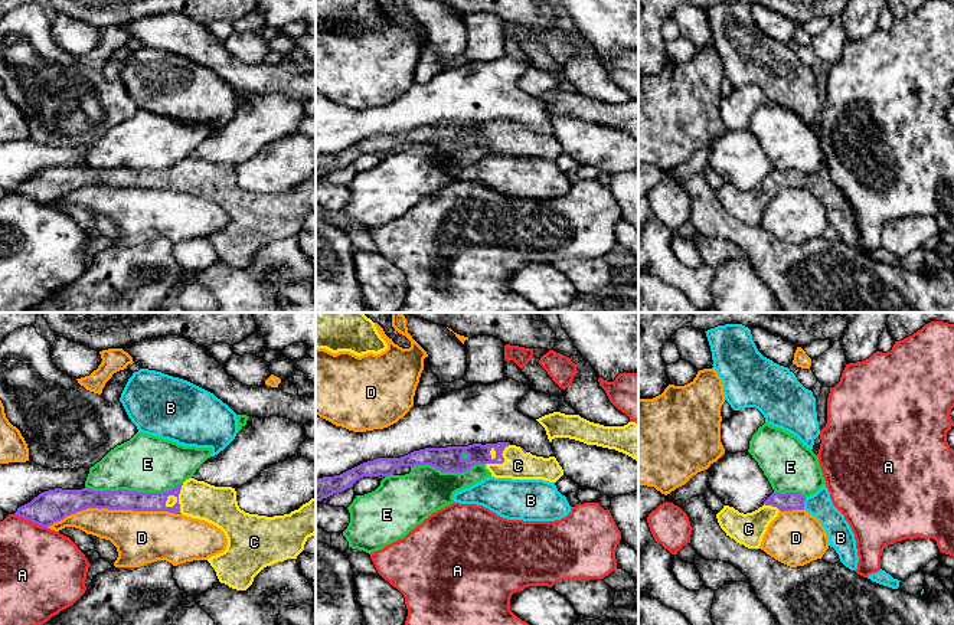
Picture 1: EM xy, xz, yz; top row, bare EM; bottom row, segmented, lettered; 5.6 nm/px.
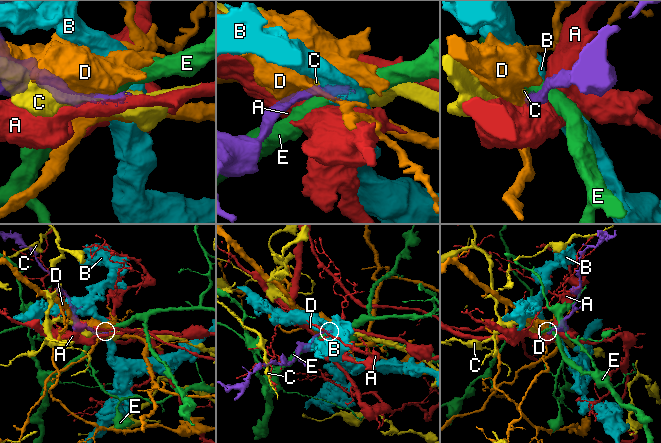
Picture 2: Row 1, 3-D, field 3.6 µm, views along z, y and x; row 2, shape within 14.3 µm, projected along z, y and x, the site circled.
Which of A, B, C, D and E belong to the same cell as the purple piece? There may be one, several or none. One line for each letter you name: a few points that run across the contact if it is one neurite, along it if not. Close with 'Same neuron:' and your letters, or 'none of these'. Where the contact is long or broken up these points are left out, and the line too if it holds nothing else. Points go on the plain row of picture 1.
Same neuron: C

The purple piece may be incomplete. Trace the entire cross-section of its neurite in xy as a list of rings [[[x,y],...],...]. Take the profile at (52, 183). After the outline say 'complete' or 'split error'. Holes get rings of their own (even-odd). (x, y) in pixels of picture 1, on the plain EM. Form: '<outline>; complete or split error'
[[[189,156],[166,170],[94,168],[86,164],[82,167],[55,166],[40,170],[30,180],[19,184],[14,192],[37,203],[49,204],[66,193],[86,186],[169,189],[216,203],[225,210],[228,223],[225,229],[209,235],[208,239],[215,246],[219,259],[236,268],[246,268],[264,245],[287,236],[297,236],[304,228],[307,216],[316,212],[316,174],[290,192],[267,194],[241,187],[235,166],[215,164],[195,156]]]; split error

